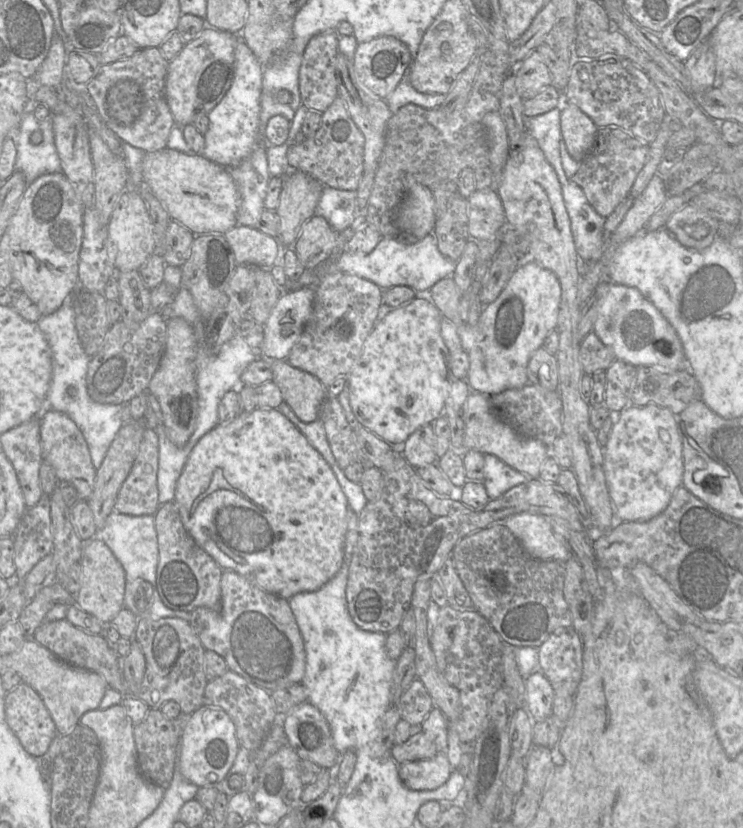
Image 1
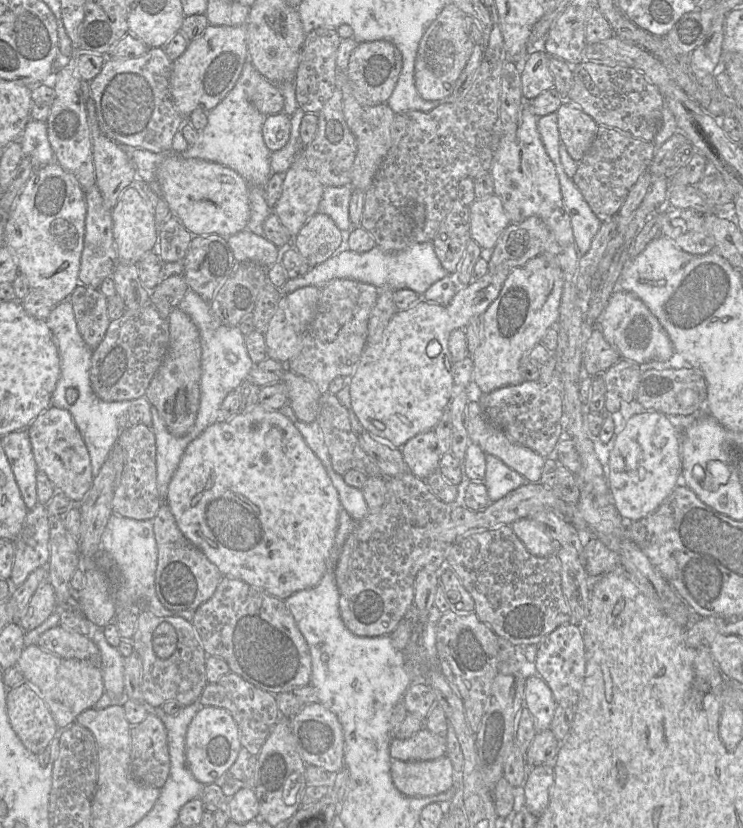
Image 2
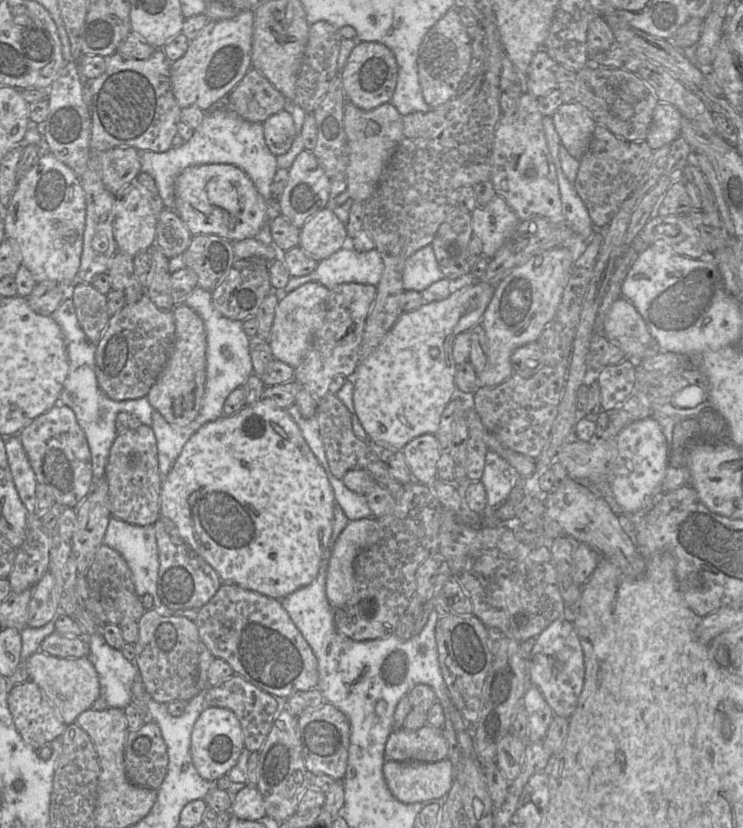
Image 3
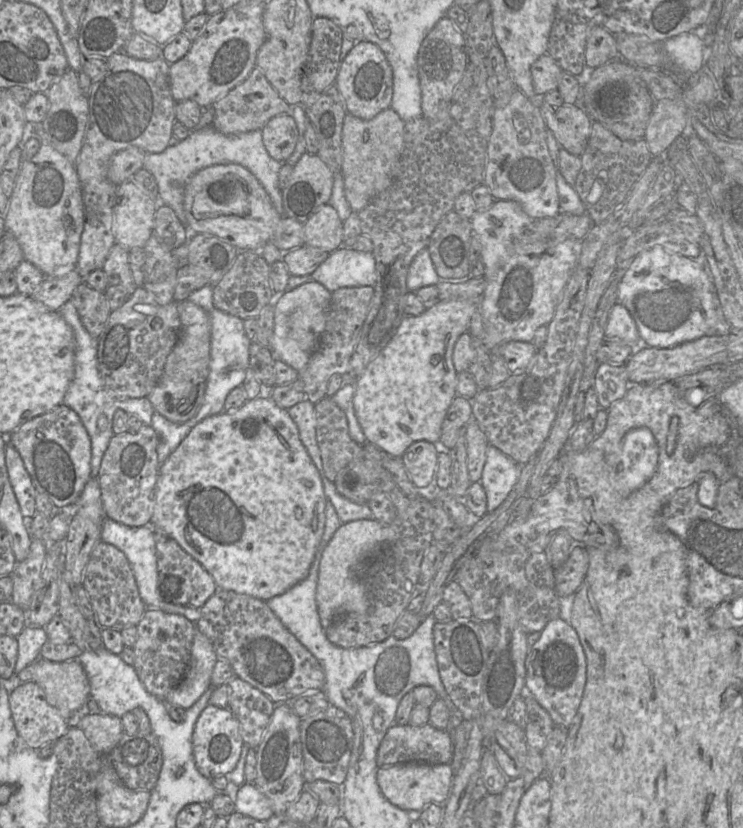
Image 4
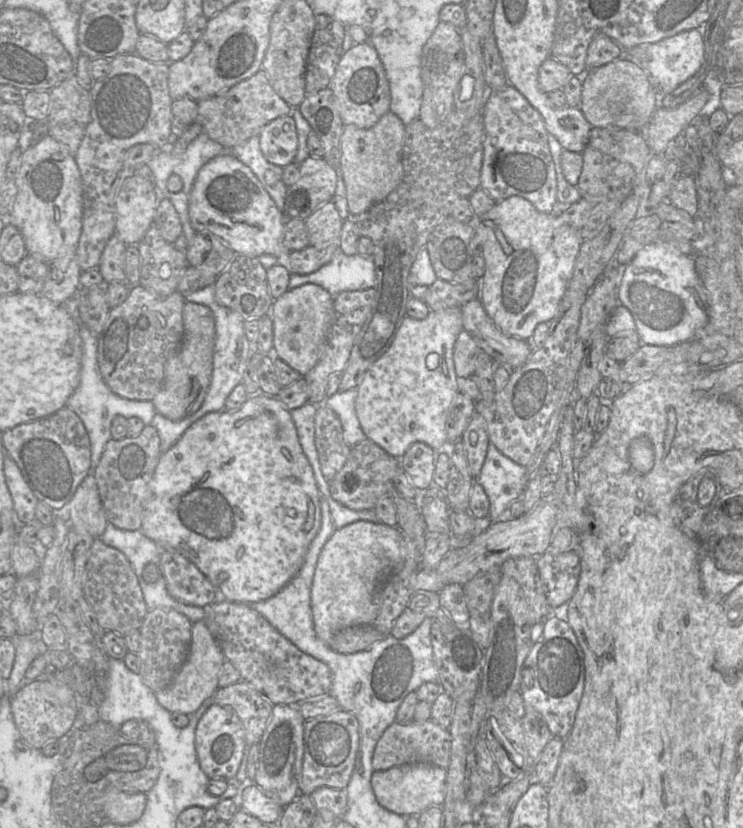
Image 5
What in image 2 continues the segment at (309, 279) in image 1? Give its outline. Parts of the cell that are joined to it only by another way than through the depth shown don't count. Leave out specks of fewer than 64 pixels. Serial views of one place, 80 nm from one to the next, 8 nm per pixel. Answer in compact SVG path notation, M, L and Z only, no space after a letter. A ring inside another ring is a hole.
M433 241L417 243L396 252L387 252L375 246L367 252L358 253L343 247L326 261L312 267L305 275L288 279L279 289L283 295L287 295L305 286L316 286L322 289L333 279L353 279L378 288L387 286L393 290L408 288L423 296L432 284L447 275L449 275L448 272L436 255Z

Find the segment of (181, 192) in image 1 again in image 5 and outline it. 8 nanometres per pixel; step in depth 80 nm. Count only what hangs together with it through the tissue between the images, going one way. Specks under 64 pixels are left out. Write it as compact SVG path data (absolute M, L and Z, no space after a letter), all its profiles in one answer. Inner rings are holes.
M232 155L217 156L200 168L189 195L188 210L197 233L211 232L236 255L274 255L289 270L291 251L283 244L285 215L250 168Z

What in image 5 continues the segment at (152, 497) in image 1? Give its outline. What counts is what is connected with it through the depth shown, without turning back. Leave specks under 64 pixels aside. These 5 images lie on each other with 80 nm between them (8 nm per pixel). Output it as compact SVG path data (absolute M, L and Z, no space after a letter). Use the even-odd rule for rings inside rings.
M146 425L136 437L110 439L95 470L95 479L108 522L122 530L139 530L146 503L151 495L151 480L161 457L160 437L152 425Z

